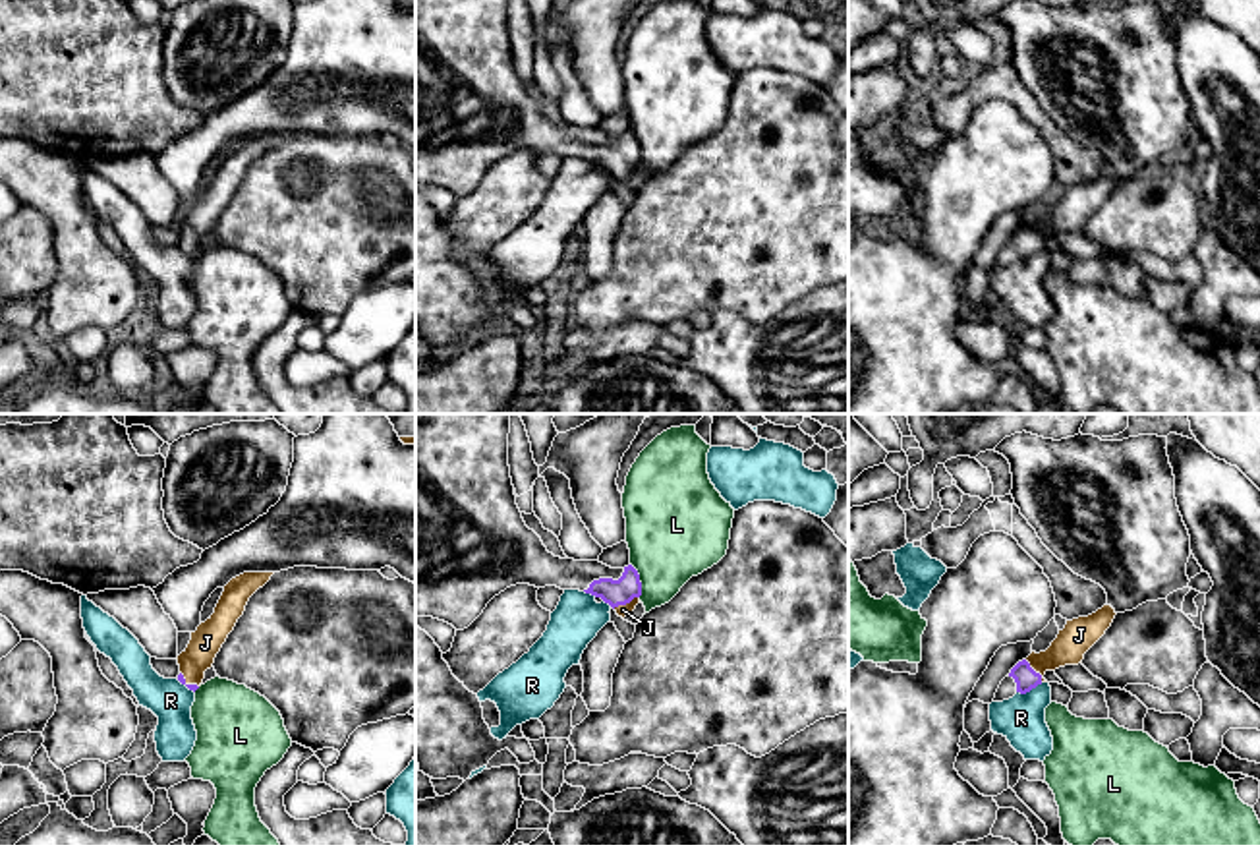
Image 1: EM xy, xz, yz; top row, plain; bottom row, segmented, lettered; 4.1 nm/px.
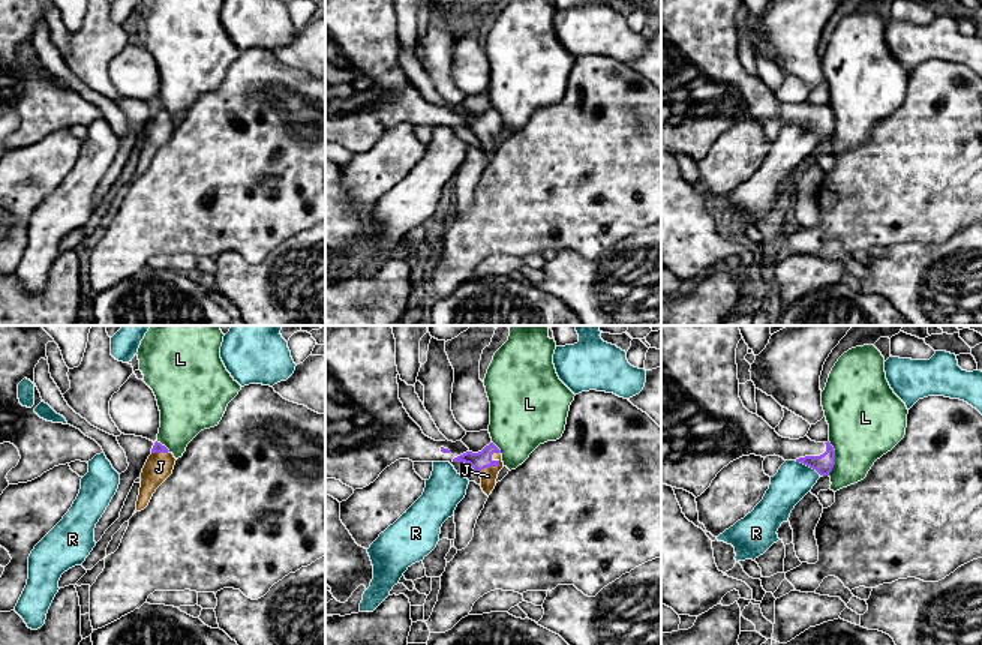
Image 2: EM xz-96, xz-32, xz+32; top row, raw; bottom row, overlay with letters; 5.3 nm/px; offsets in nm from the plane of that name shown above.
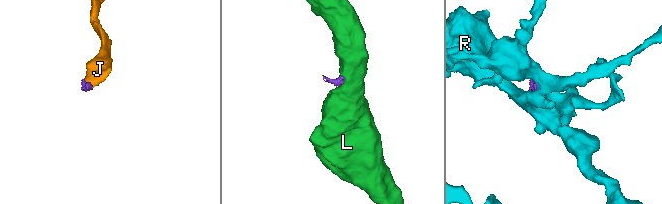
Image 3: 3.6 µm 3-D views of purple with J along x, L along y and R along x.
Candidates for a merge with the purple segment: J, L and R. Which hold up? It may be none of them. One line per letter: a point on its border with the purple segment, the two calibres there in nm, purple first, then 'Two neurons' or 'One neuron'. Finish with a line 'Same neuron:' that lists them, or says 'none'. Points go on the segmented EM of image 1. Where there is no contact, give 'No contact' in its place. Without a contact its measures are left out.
J: Touches purple at xz (625, 604). Thickness 110 nm (purple) against 50 nm. One neuron
L: Touches purple at xz (638, 581). Thickness 110 nm (purple) against 400 nm. Two neurons
R: Touches purple at yz (1029, 691). Thickness 90 nm (purple) against 190 nm. Two neurons
Same neuron: J

